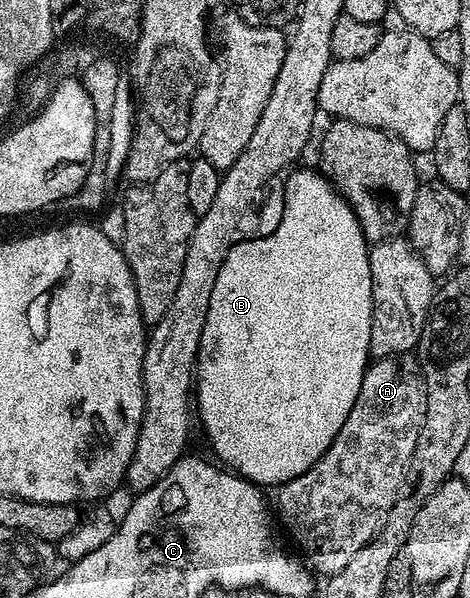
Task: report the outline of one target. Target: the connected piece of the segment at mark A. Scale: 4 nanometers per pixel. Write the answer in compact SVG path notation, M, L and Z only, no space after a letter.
M416 355L374 359L366 367L359 398L355 398L355 406L351 406L351 414L347 414L347 422L343 422L343 430L339 430L335 442L331 442L315 466L276 489L275 512L280 527L282 524L289 531L290 538L301 547L300 555L314 573L322 572L322 577L328 578L343 570L343 566L347 566L347 562L351 562L351 558L355 558L355 554L359 554L359 550L363 550L363 546L367 546L381 529L391 506L395 506L395 498L411 462L411 454L415 454L415 442L419 442L419 430L423 430L426 414L427 390L421 361Z

